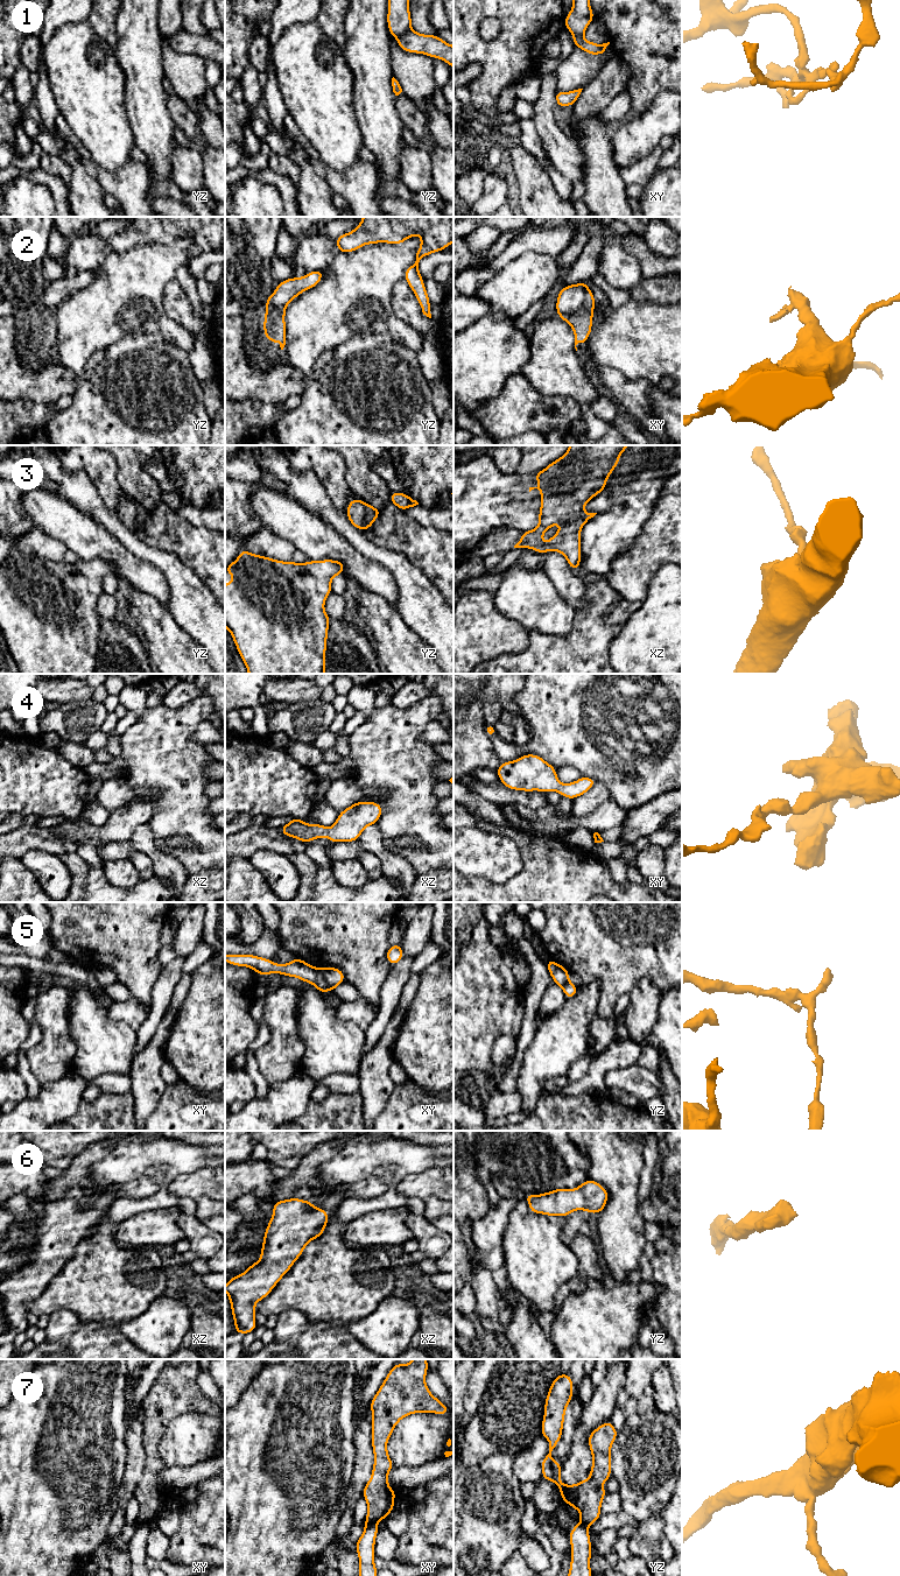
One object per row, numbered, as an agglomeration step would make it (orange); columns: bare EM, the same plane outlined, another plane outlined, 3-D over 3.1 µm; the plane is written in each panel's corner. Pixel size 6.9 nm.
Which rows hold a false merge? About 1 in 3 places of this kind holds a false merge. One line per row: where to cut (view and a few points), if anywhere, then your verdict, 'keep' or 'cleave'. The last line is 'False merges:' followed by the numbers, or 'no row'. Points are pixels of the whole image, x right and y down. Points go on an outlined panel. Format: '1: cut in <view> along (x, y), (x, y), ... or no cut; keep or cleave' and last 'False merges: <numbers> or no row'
1: cut in yz along (410, 29), (398, 37); cleave
2: no cut; keep
3: no cut; keep
4: no cut; keep
5: cut in xy along (318, 969), (323, 979), (334, 989); cleave
6: no cut; keep
7: cut in xy along (375, 1522), (365, 1525); cleave
False merges: 1, 5, 7

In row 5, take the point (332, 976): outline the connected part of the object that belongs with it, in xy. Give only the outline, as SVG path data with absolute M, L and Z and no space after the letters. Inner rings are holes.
M333 966L321 968L319 972L326 982L326 984L333 990L336 990L337 986L345 980L345 973L342 970Z

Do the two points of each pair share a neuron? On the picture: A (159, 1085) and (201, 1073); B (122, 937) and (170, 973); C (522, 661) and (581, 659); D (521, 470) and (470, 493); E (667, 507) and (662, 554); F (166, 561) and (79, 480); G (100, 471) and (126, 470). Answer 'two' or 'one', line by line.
A: two
B: two
C: one
D: two
E: one
F: one
G: two

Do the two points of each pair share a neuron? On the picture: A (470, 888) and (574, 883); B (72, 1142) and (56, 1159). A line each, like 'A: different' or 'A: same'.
A: same
B: same

